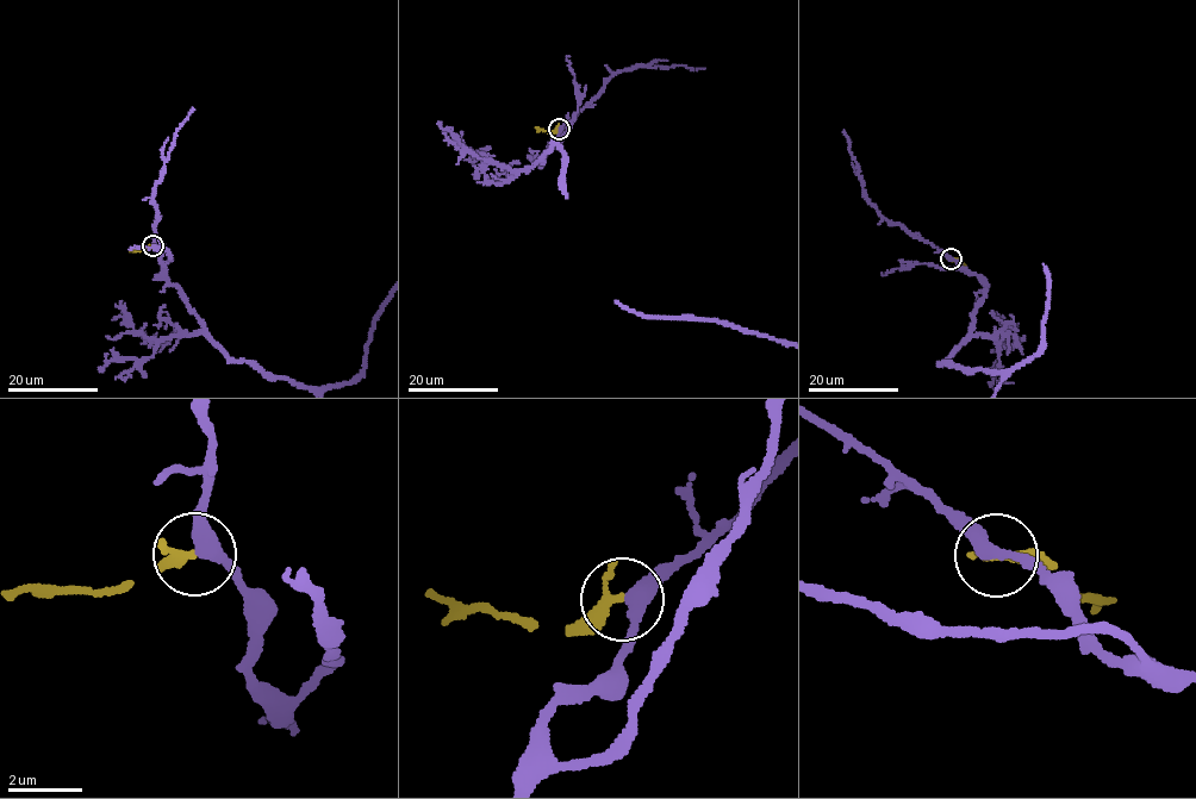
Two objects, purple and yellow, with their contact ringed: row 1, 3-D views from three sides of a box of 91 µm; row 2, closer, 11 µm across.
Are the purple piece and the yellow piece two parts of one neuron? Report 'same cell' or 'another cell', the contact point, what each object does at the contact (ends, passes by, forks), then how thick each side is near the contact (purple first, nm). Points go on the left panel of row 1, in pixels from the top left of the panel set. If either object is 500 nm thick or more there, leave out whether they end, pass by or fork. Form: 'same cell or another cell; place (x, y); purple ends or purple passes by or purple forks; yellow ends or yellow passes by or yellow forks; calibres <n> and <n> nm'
same cell; place (153, 245); purple passes by; yellow passes by; calibres 360 and 200 nm

